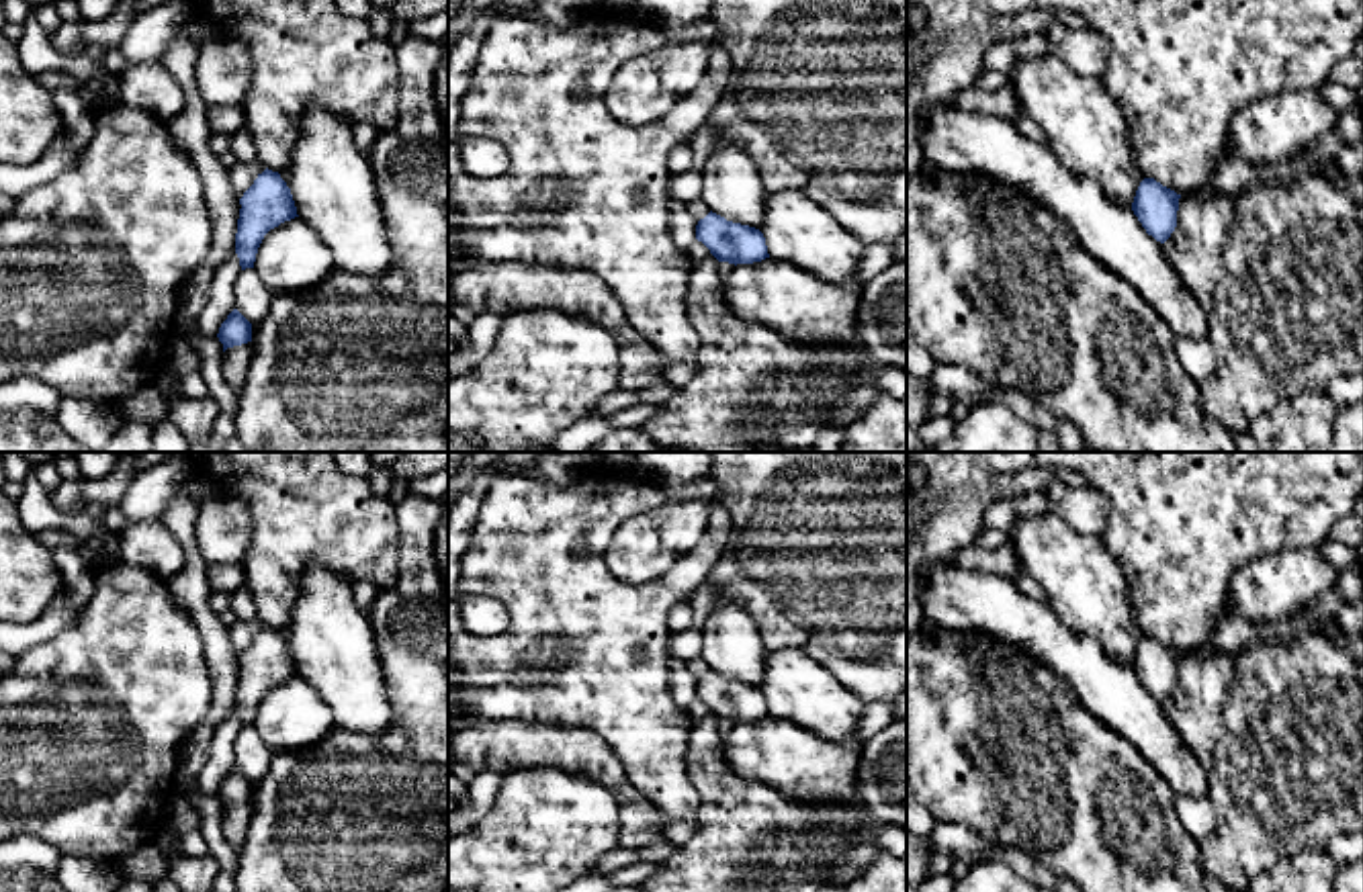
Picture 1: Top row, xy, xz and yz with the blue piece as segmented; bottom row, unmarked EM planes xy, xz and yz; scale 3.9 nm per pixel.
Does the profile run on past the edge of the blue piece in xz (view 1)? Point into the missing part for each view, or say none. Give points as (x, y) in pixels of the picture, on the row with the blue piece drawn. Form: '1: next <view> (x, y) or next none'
1: next none

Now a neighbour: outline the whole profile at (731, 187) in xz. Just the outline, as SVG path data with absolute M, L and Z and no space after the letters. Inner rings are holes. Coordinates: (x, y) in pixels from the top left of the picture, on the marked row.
M718 137L712 153L698 164L700 198L727 221L759 229L767 192L749 153L731 139Z

